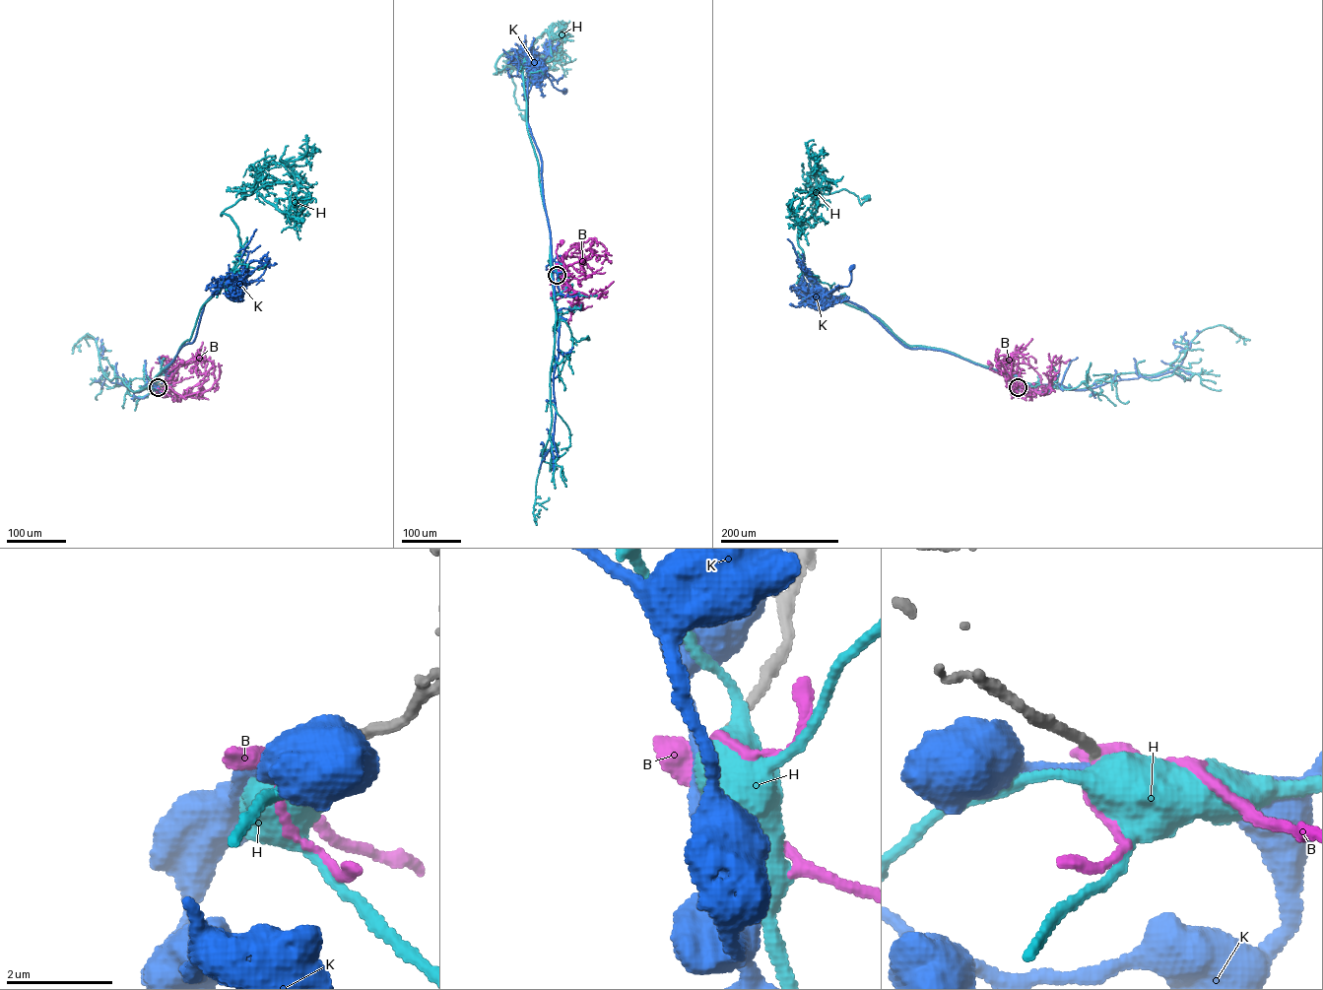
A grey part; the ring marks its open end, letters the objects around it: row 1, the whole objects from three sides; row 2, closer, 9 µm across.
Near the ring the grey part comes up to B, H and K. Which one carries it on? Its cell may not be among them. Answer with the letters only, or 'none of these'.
none of these

